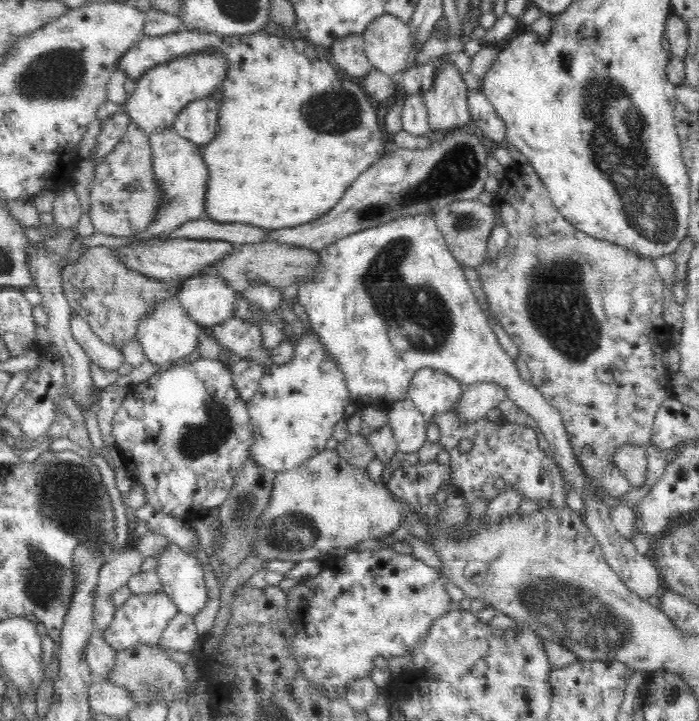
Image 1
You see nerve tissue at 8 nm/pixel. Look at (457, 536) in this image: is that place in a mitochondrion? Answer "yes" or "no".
no

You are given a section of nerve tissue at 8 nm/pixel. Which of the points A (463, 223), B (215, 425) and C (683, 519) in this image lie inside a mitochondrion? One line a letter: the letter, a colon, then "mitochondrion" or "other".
A: mitochondrion
B: mitochondrion
C: other

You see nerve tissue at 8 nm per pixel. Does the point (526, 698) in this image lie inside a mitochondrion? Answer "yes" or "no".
no

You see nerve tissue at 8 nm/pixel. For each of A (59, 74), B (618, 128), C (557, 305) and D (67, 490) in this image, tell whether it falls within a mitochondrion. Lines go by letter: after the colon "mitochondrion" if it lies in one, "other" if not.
A: mitochondrion
B: mitochondrion
C: mitochondrion
D: mitochondrion

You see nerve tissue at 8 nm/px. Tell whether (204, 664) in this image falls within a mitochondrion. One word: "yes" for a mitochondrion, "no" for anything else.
no

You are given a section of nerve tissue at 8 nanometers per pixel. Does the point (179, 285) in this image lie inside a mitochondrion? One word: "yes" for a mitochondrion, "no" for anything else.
no

